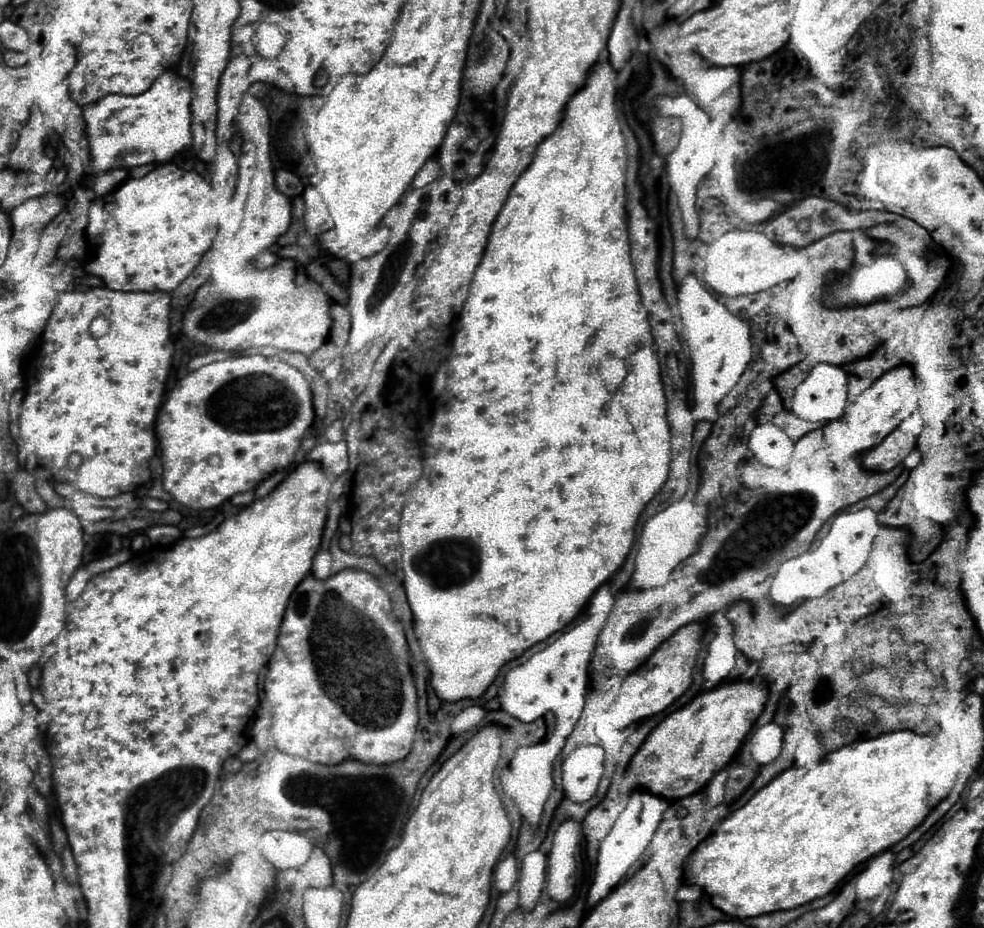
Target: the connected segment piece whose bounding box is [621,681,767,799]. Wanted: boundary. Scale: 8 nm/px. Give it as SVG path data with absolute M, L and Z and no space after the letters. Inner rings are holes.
M729 681L711 691L703 691L651 731L629 763L621 791L645 787L649 793L665 799L683 799L699 793L713 775L717 775L729 765L729 761L737 757L747 733L763 711L765 697L765 683L753 685L747 681Z

